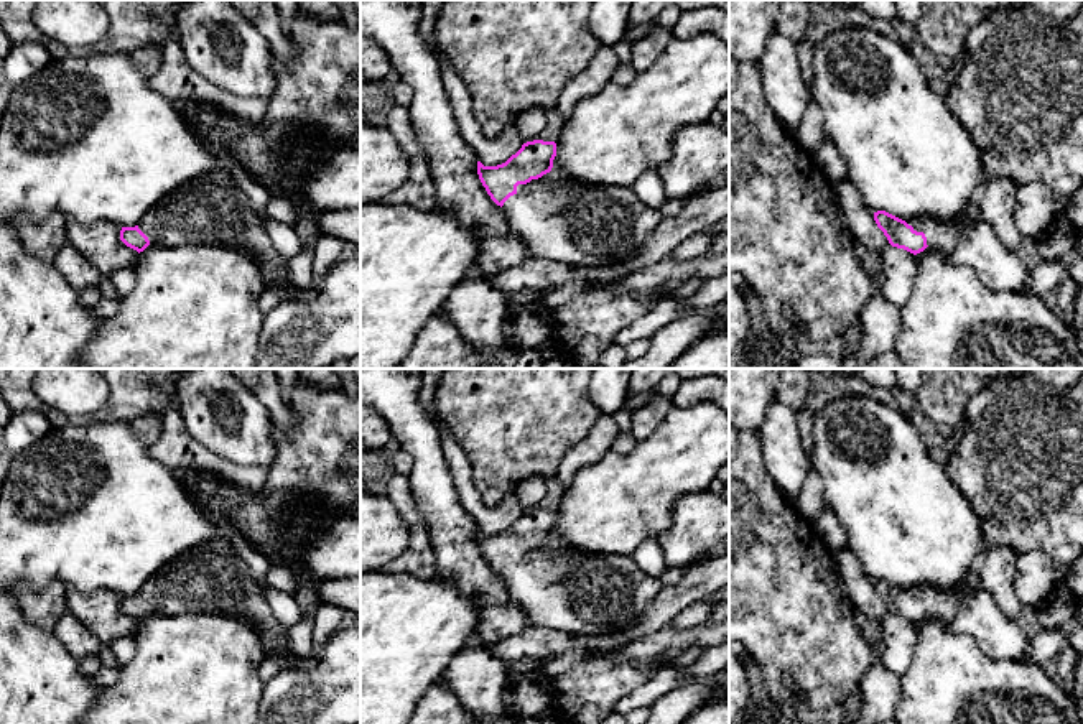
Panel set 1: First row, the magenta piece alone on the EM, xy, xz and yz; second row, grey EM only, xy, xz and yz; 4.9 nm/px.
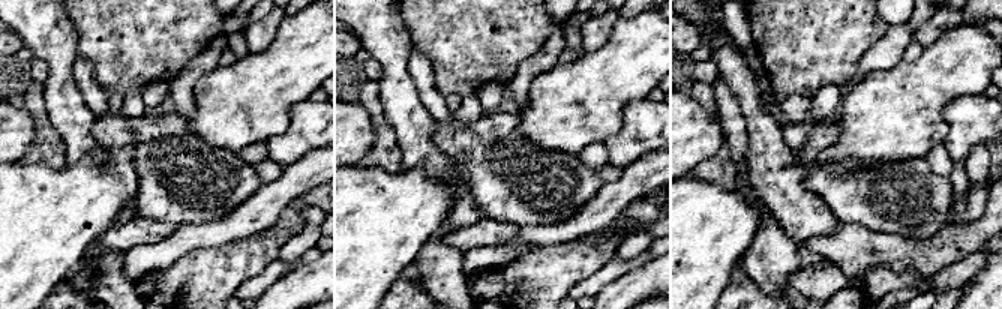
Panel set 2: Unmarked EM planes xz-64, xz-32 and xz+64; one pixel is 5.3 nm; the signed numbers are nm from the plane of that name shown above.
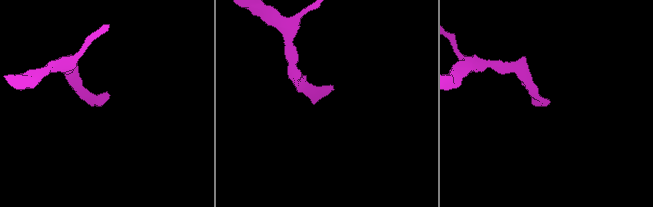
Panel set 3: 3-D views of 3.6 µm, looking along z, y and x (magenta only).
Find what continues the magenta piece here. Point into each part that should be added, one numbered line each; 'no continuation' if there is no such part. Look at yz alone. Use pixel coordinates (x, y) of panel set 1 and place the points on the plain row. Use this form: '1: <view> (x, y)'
1: yz (940, 604)

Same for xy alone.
1: xy (211, 578)

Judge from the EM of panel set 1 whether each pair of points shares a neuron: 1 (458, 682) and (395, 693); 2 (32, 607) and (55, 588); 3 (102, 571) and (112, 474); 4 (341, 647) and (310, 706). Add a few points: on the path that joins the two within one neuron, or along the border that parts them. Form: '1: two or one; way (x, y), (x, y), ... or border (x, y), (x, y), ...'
1: two; border (463, 649), (450, 662), (440, 682)
2: one; way (37, 604), (50, 593)
3: one; way (102, 547), (102, 499)
4: one; way (341, 662), (341, 675), (325, 691)

